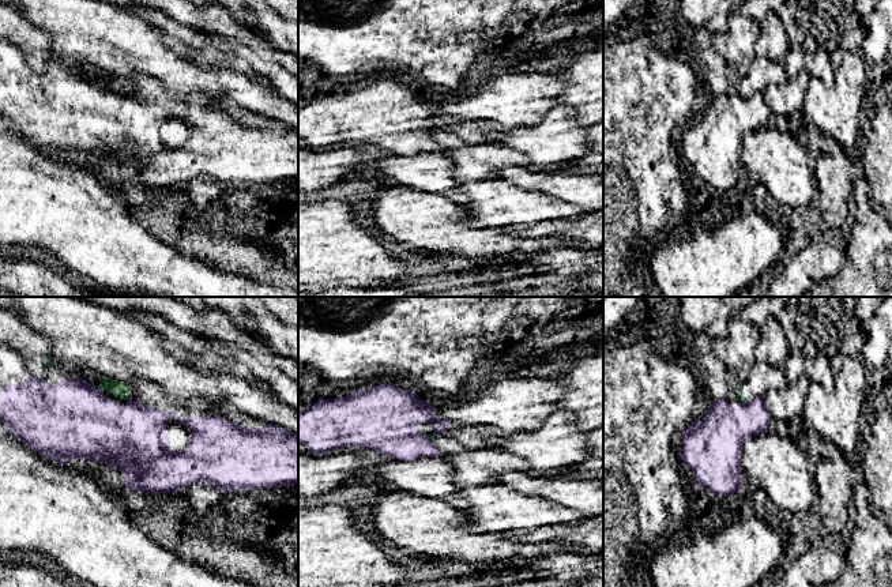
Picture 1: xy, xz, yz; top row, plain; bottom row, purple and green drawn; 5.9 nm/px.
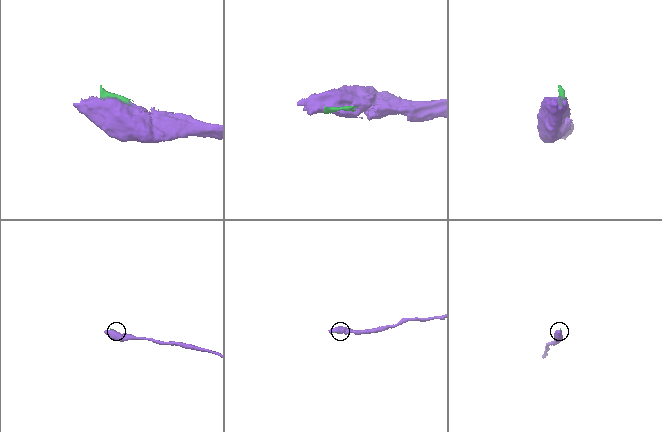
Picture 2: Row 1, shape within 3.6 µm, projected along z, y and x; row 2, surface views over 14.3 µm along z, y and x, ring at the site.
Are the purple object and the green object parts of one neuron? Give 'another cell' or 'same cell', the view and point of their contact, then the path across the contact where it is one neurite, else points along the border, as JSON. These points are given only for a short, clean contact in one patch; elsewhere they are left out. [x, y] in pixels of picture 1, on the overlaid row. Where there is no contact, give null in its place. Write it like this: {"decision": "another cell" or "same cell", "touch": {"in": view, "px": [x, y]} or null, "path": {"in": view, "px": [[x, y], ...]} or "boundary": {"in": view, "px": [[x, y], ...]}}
{"decision": "another cell", "touch": {"in": "xy", "px": [100, 388]}, "boundary": {"in": "xy", "px": [[98, 386], [101, 390]]}}

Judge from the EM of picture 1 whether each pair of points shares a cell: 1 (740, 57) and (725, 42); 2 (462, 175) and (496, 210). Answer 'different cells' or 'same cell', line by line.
1: same cell
2: different cells

